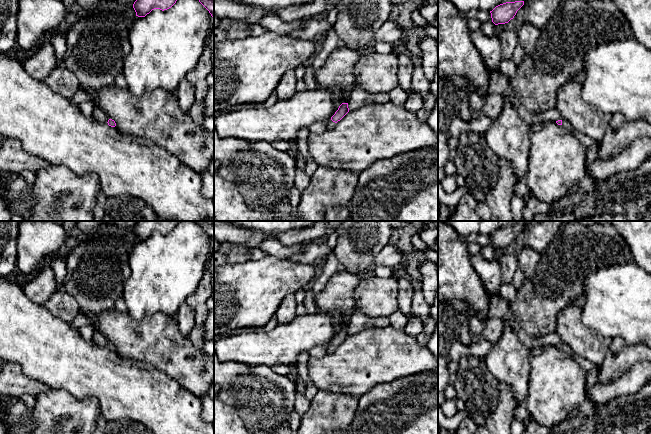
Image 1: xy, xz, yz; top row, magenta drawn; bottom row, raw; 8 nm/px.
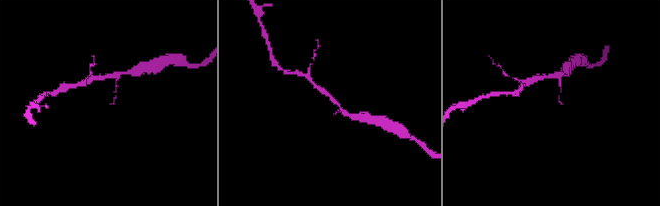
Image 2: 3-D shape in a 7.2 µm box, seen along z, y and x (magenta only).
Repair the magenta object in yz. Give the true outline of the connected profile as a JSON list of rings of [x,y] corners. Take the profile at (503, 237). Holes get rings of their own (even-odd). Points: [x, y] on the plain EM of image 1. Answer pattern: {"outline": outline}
{"outline": [[[524,225],[506,226],[496,230],[491,237],[495,249],[508,247],[514,242],[517,235],[524,229]]]}

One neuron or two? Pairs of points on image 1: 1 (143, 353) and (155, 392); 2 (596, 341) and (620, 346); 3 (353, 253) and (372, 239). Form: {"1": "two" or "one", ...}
{"1": "two", "2": "two", "3": "one"}

